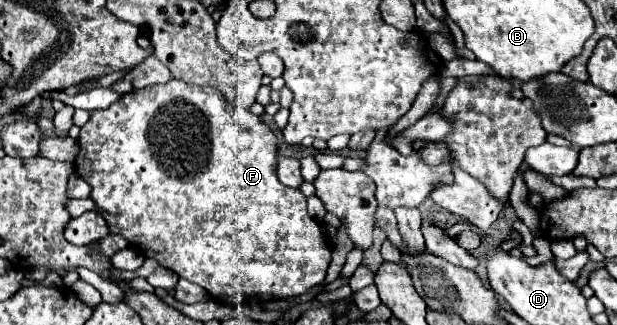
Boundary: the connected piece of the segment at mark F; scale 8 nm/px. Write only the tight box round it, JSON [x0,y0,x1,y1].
[74,79,332,303]

